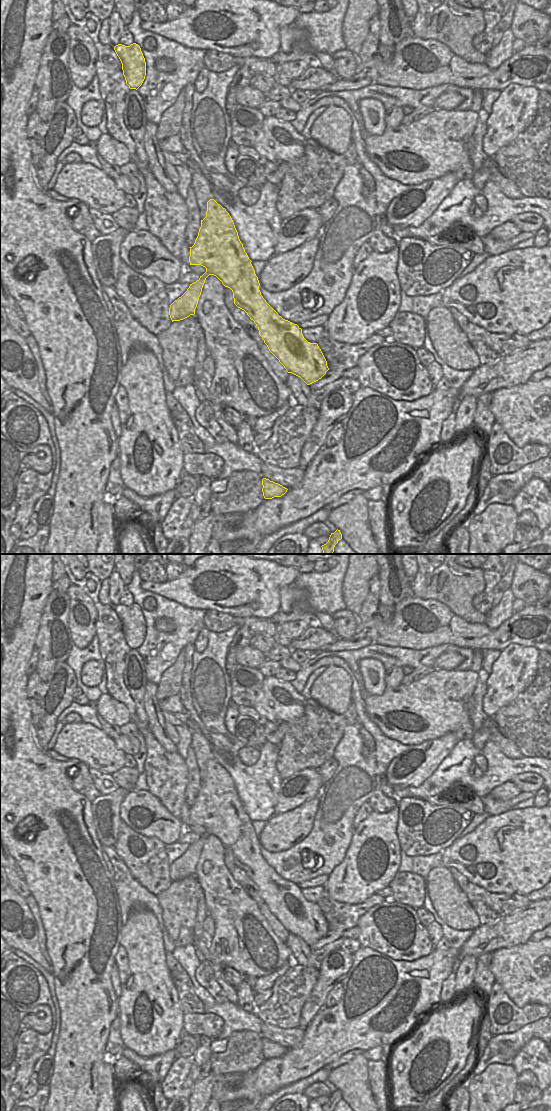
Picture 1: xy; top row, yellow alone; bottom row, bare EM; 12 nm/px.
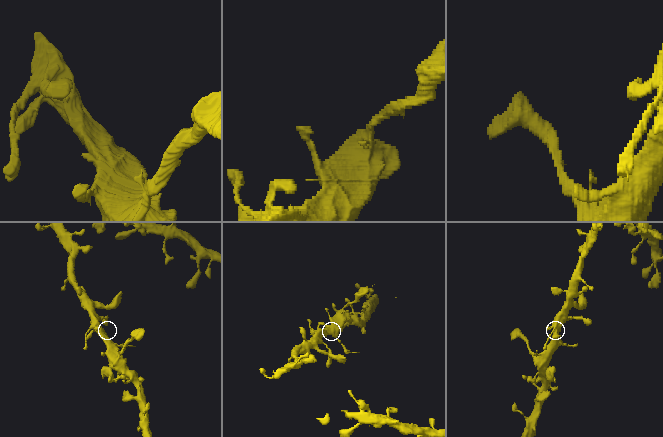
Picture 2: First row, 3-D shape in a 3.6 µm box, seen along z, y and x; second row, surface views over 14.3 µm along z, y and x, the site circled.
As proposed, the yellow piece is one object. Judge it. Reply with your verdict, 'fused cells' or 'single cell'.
single cell

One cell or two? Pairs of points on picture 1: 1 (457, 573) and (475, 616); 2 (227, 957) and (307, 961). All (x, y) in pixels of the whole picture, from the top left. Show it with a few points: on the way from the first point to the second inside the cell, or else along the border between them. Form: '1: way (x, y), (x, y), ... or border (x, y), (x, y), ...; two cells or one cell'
1: way (457, 584), (458, 598), (464, 605); one cell
2: border (285, 943), (290, 949), (293, 960); two cells

